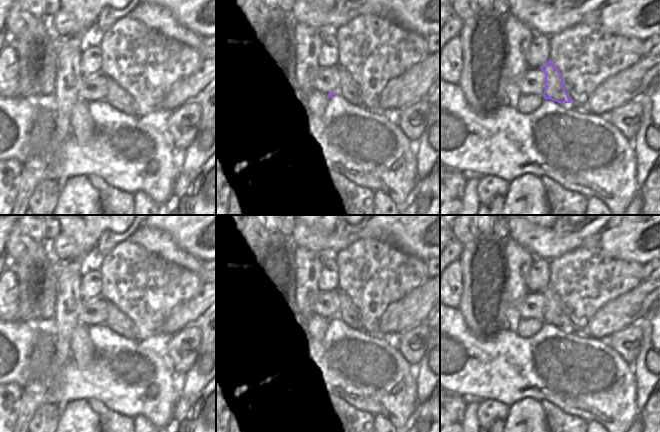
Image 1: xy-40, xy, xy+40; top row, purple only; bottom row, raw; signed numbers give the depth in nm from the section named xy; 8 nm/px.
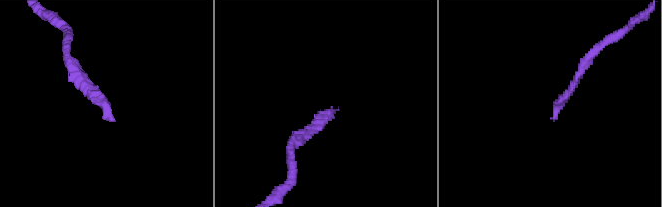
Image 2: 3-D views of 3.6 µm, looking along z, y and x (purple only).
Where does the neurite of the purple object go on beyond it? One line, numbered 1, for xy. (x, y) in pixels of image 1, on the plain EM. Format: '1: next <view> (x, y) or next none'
1: next xy (338, 314)

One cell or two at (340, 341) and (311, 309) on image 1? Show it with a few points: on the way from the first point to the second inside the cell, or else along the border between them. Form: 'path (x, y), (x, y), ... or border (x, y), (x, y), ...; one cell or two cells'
border (327, 319), (317, 323); two cells

